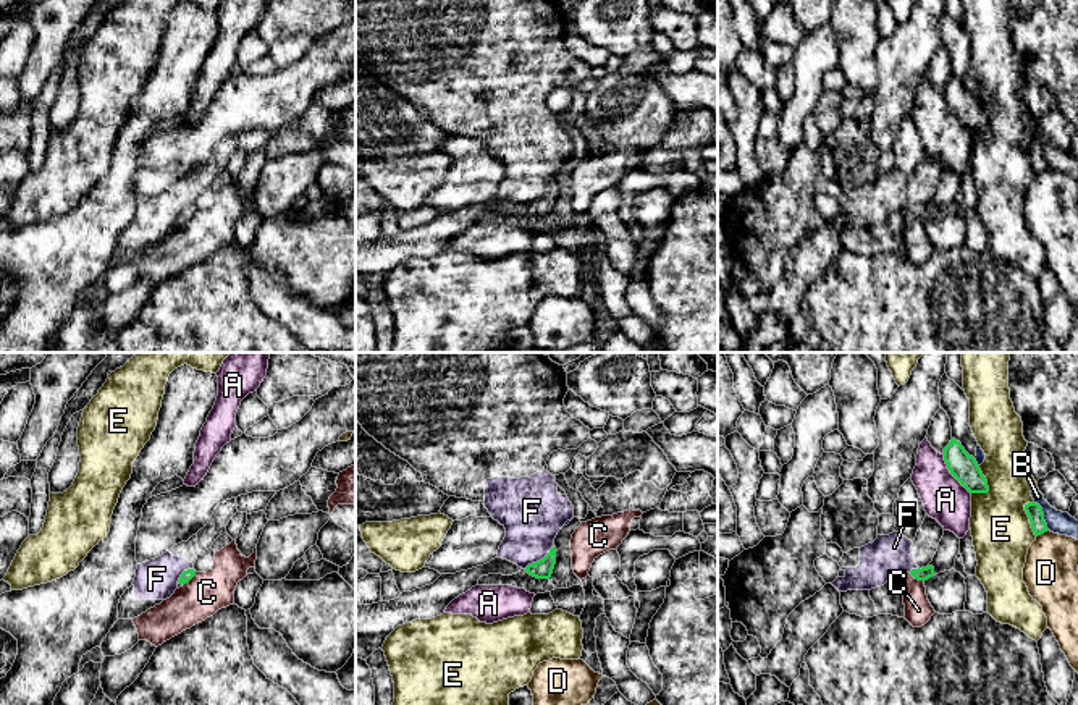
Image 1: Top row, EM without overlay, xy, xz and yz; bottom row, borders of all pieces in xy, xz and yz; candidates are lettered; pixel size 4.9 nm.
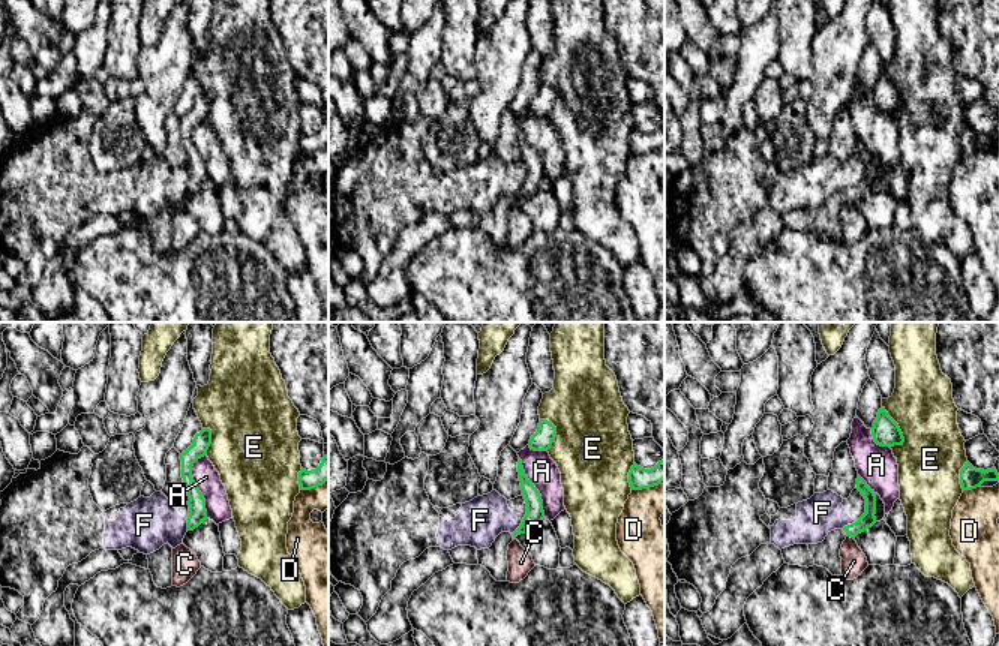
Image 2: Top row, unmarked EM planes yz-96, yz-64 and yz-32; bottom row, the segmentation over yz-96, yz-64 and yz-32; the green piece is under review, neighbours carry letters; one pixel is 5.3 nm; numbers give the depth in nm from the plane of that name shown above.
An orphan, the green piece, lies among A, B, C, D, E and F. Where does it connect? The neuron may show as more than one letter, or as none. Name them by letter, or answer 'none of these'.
none of these

